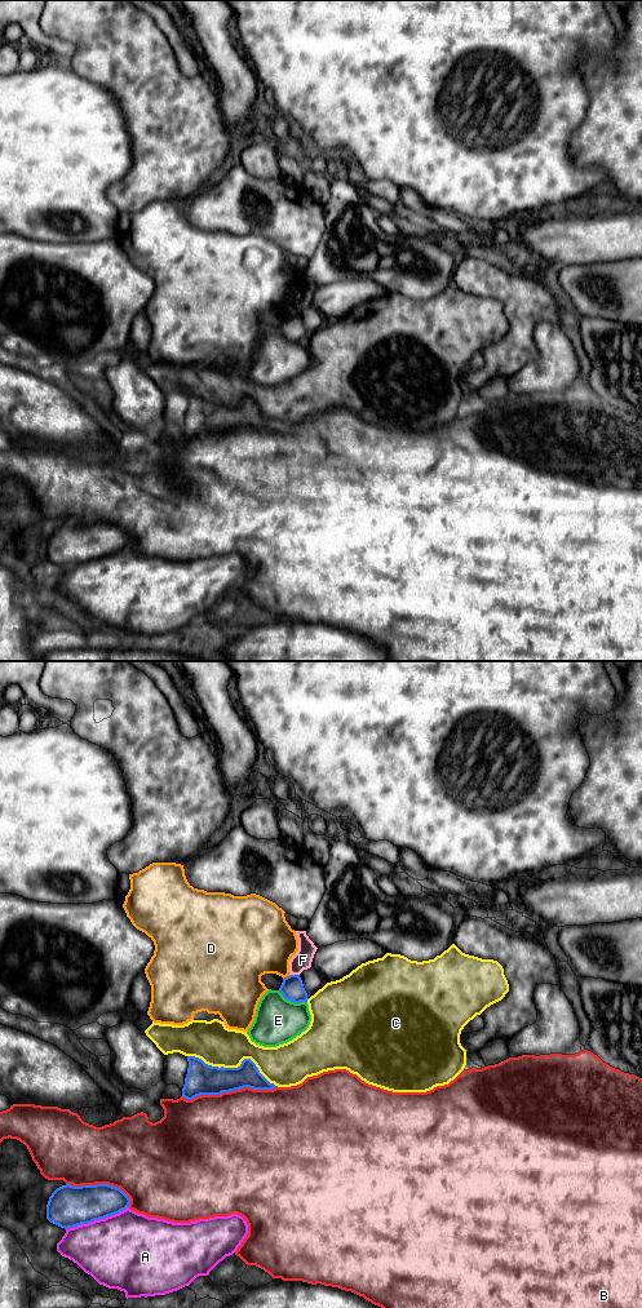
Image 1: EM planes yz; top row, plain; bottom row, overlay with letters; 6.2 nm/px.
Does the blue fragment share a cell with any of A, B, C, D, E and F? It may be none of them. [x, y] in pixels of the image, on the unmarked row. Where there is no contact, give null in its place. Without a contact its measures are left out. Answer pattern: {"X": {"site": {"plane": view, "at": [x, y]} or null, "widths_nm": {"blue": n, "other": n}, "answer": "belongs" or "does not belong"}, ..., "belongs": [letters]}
{"A": {"site": {"plane": "yz", "at": [96, 558]}, "widths_nm": {"blue": 260, "other": 460}, "answer": "does not belong"}, "B": {"site": {"plane": "yz", "at": [229, 430]}, "widths_nm": {"blue": 190, "other": 500}, "answer": "does not belong"}, "C": {"site": {"plane": "yz", "at": [233, 407]}, "widths_nm": {"blue": 190, "other": 260}, "answer": "does not belong"}, "D": {"site": {"plane": "yz", "at": [287, 315]}, "widths_nm": {"blue": 140, "other": 380}, "answer": "does not belong"}, "E": {"site": {"plane": "yz", "at": [292, 340]}, "widths_nm": {"blue": 140, "other": 280}, "answer": "does not belong"}, "F": {"site": {"plane": "yz", "at": [295, 314]}, "widths_nm": {"blue": 140, "other": 120}, "answer": "does not belong"}, "belongs": []}

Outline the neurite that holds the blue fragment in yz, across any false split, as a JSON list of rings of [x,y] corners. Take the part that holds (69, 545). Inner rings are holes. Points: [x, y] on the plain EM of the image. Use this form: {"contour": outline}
{"contour": [[[109,523],[57,527],[47,544],[47,558],[65,568],[119,553],[130,542],[129,536]]]}

